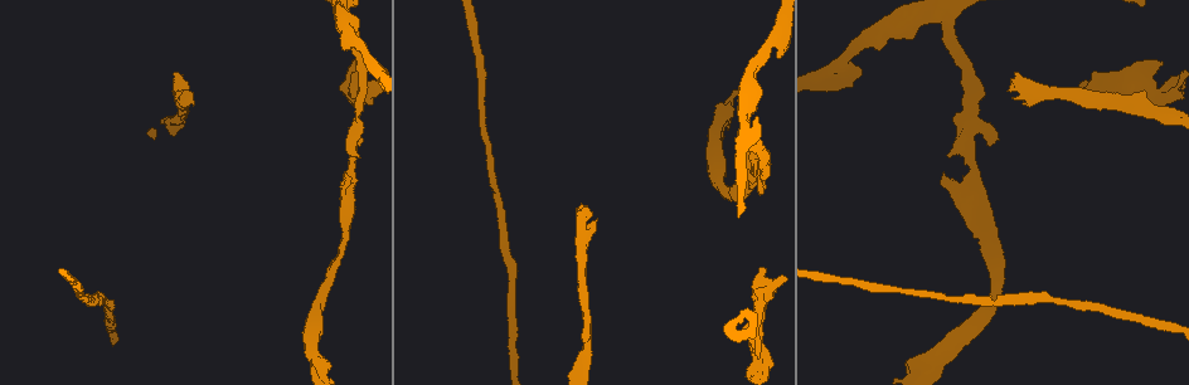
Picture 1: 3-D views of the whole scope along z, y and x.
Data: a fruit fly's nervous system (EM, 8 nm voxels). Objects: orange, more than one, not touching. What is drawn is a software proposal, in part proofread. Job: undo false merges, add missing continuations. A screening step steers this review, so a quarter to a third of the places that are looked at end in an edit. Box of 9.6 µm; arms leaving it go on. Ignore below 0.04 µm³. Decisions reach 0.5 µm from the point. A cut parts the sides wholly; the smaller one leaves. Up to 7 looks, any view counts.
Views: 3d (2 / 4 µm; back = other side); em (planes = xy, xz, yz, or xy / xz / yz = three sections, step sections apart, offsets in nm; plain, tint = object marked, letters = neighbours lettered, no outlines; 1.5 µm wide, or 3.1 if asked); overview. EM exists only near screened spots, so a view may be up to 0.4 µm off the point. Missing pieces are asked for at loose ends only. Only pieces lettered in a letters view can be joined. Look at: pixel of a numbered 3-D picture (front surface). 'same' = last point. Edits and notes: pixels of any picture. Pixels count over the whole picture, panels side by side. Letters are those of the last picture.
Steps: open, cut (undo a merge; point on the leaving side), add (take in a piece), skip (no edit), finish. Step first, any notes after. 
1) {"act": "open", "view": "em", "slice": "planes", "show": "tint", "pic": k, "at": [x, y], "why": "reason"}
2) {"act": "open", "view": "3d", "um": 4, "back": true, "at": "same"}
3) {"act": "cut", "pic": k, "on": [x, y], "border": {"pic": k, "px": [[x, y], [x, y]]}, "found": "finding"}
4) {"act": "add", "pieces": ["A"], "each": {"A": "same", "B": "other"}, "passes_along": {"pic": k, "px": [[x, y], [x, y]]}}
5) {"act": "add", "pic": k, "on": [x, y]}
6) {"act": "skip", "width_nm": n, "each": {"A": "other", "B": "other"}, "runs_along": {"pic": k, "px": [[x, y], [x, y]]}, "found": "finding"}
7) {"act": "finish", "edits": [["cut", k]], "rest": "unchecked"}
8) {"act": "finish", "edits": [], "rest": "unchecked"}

{"act": "open", "view": "em", "slice": "planes", "show": "tint", "pic": 1, "at": [917, 366], "why": "thick turns thin"}

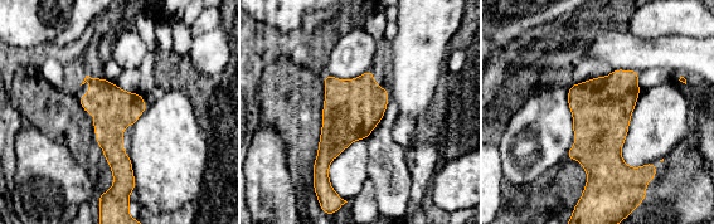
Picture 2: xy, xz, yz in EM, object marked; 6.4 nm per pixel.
{"act": "open", "view": "em", "slice": "planes", "show": "letters", "at": "same"}

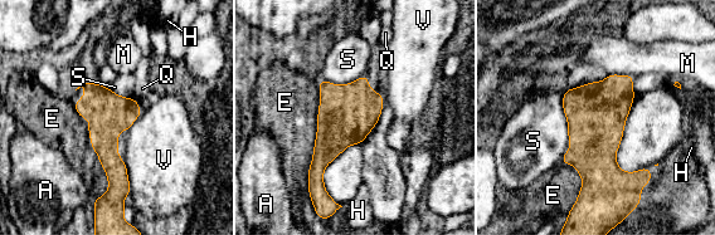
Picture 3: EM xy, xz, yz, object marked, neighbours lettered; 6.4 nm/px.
{"act": "skip", "each": {"A": "other", "E": "other", "H": "other", "M": "other", "Q": "other", "S": "other", "V": "other"}, "runs_along": {"pic": 3, "px": [[86, 86], [105, 109], [121, 189]]}, "found": "one neuron here"}

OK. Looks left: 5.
{"act": "open", "view": "3d", "um": 2, "pic": 1, "at": [988, 310], "why": "calibre changes"}

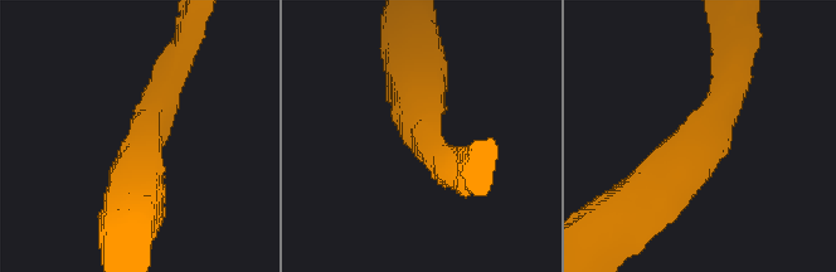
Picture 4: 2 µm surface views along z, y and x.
{"act": "open", "view": "em", "slice": "planes", "show": "letters", "pic": 4, "at": [428, 140], "arm_widths_nm": [200, 400], "why": "shape alone is not enough"}

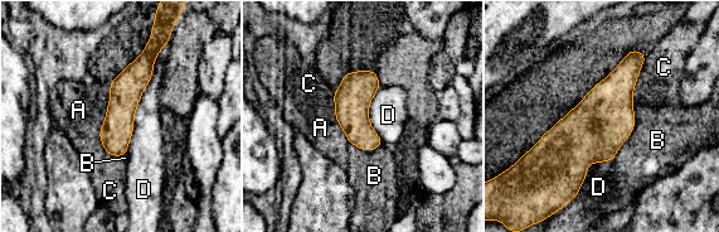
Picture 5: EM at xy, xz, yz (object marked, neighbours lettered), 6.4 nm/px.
{"act": "skip", "width_nm": 200, "each": {"A": "other", "B": "other", "C": "other", "D": "other"}, "runs_along": {"pic": 5, "px": [[149, 52], [126, 88], [115, 153]]}, "found": "one neuron here"}

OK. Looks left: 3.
{"act": "open", "view": "em", "slice": "xz", "step": 8, "show": "tint", "pic": 1, "at": [993, 216], "why": "free end"}

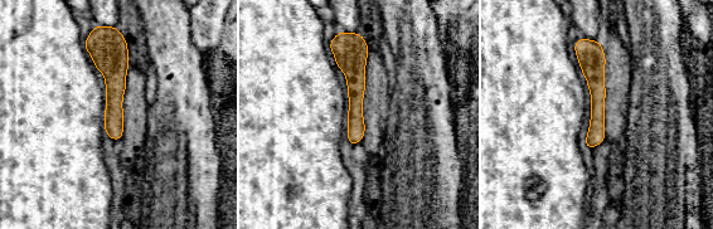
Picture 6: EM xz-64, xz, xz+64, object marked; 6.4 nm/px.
{"act": "open", "view": "em", "slice": "xy", "step": 8, "show": "letters", "at": "same"}

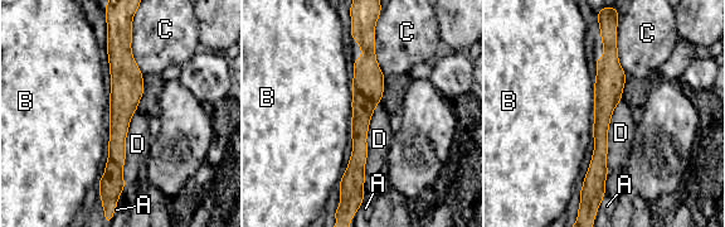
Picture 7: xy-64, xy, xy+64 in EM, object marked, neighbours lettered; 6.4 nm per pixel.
{"act": "skip", "longest_contact_nm": ["D", 480], "each": {"A": "other", "B": "other", "C": "other", "D": "other"}, "runs_along": {"pic": 7, "px": [[613, 46], [594, 184]]}, "found": "no lettered piece goes on from it"}

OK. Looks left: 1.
{"act": "finish", "edits": [], "rest": "unchecked"}

